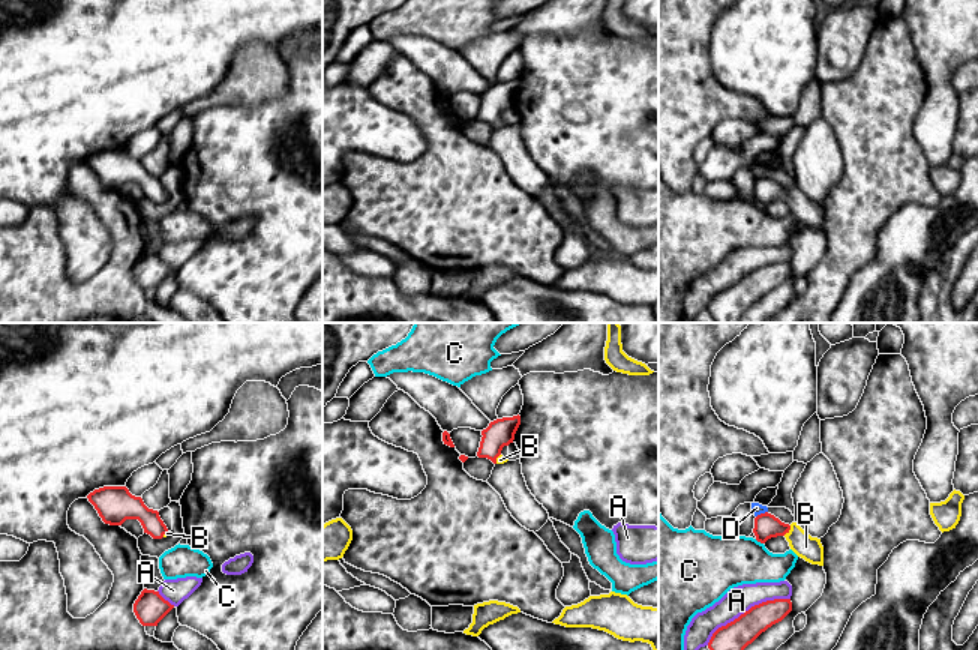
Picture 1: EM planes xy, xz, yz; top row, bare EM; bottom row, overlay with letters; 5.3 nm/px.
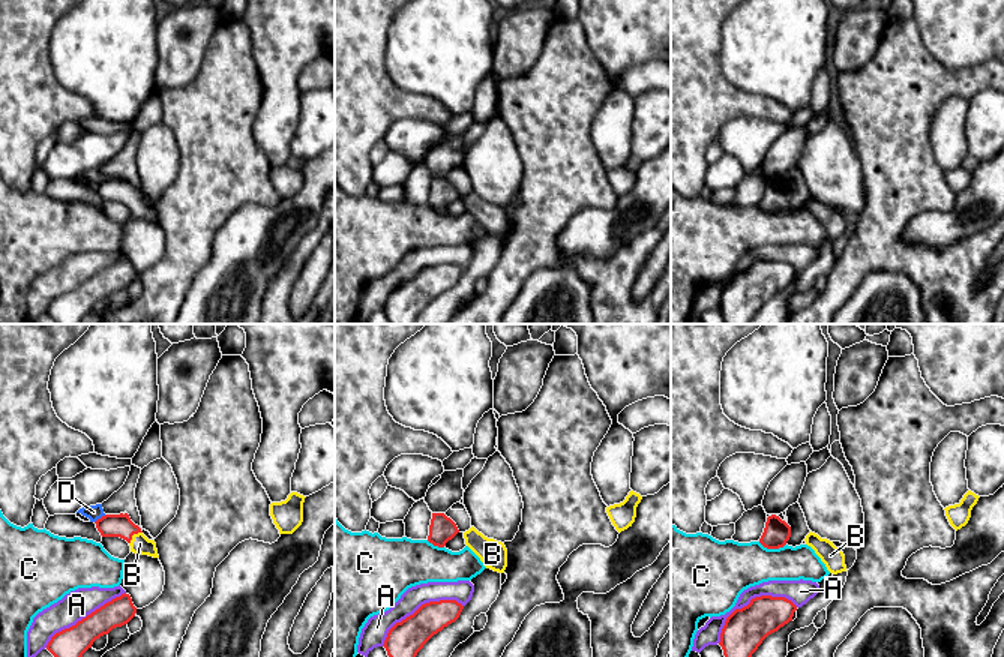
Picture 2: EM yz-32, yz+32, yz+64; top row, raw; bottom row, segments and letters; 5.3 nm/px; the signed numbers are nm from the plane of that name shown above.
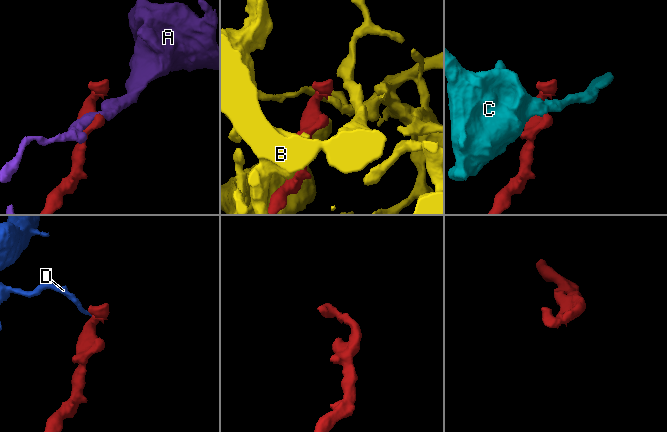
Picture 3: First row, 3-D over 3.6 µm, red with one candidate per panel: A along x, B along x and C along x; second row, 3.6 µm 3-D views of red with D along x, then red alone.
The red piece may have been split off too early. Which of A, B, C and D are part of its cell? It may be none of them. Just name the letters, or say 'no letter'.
B

